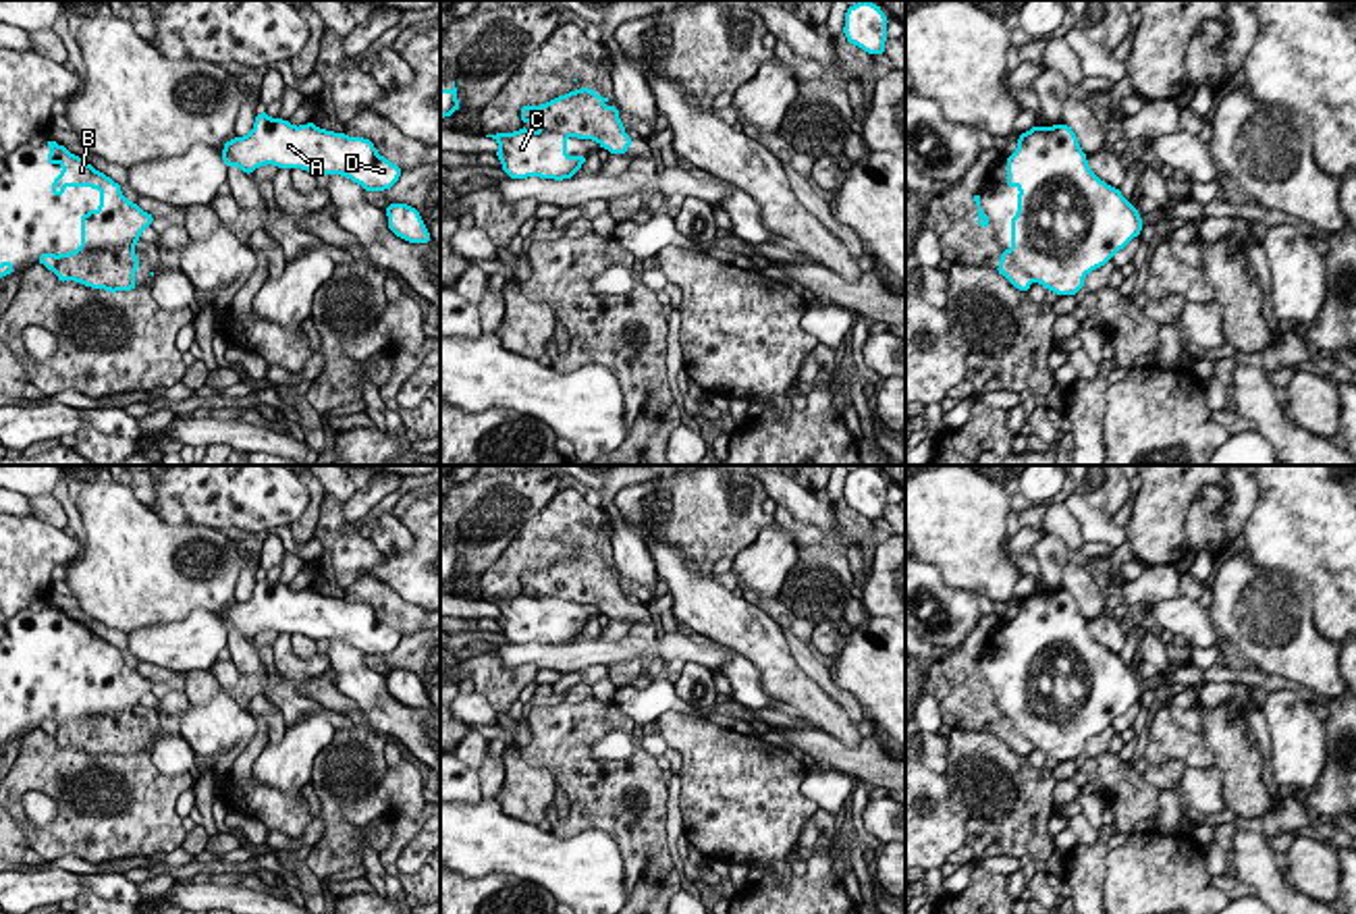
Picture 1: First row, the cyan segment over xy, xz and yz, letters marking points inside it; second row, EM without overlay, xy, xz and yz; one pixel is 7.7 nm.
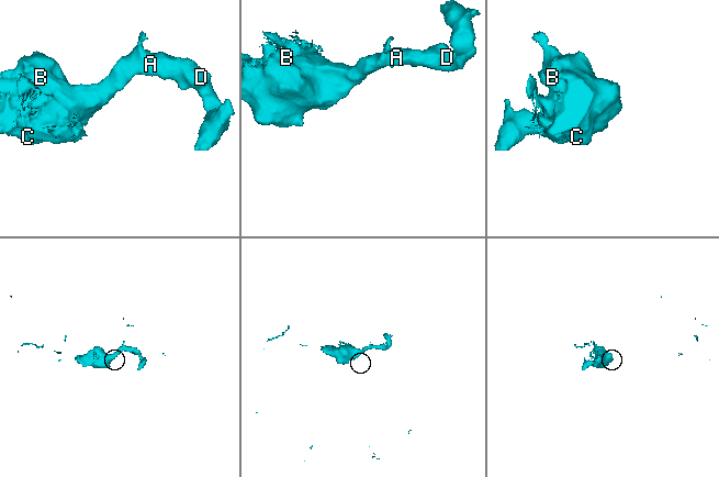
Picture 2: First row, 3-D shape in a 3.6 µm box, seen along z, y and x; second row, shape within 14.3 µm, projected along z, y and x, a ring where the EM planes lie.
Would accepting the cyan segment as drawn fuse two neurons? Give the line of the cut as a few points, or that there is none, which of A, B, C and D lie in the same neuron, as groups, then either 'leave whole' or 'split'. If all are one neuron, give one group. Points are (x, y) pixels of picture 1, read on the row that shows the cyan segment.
no cut; A B C D; leave whole

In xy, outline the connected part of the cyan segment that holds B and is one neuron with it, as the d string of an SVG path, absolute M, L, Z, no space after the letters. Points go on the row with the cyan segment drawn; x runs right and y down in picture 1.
M46 141L50 145L48 162L60 164L62 172L54 177L52 195L64 195L66 187L96 187L102 195L100 208L89 210L81 216L81 247L69 253L42 253L39 264L52 270L60 283L75 280L91 289L106 289L110 293L131 291L135 287L135 270L139 268L139 260L135 258L135 243L141 239L141 231L152 226L154 216L145 214L137 201L131 204L120 185L114 183L104 172L96 170L83 158L71 154L64 145L56 141Z

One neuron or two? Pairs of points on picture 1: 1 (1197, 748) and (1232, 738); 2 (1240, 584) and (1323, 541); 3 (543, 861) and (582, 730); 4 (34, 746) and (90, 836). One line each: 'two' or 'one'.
1: two
2: two
3: two
4: one

